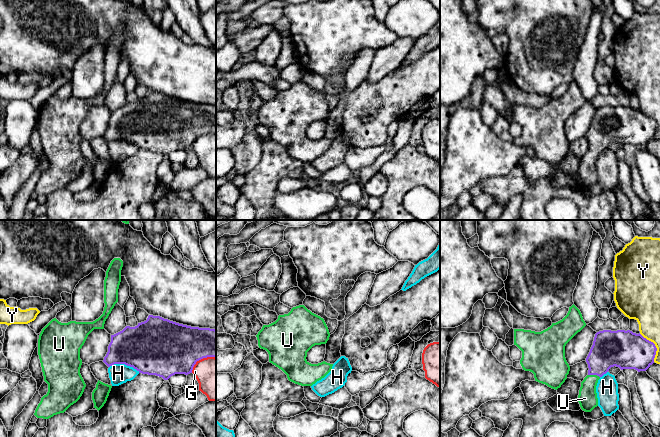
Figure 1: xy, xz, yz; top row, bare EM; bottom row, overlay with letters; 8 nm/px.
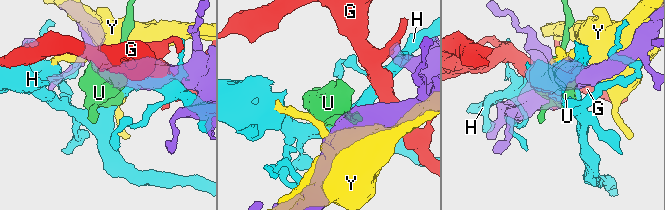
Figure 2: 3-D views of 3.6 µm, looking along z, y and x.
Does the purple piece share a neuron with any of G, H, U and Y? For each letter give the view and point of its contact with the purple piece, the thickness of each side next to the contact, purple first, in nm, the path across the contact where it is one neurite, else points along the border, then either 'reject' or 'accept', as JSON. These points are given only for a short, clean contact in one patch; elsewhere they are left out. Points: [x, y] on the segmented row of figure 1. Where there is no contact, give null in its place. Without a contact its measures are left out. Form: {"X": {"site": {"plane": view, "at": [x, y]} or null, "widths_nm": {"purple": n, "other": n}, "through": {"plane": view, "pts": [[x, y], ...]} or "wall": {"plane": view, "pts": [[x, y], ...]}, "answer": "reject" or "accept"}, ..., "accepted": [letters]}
{"G": {"site": {"plane": "xy", "at": [200, 359]}, "widths_nm": {"purple": 420, "other": 300}, "answer": "reject"}, "H": {"site": {"plane": "xy", "at": [124, 363]}, "widths_nm": {"purple": 420, "other": 160}, "answer": "reject"}, "U": {"site": {"plane": "yz", "at": [594, 374]}, "widths_nm": {"purple": 280, "other": 160}, "through": {"plane": "yz", "pts": [[610, 348], [599, 360], [594, 374], [588, 385], [587, 398]]}, "answer": "accept"}, "Y": {"site": {"plane": "yz", "at": [654, 345]}, "widths_nm": {"purple": 300, "other": 190}, "answer": "reject"}, "accepted": ["U"]}

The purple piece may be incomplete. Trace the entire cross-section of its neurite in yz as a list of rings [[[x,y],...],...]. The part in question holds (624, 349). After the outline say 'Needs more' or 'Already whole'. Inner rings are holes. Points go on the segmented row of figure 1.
[[[603,330],[595,334],[593,345],[586,358],[588,375],[581,382],[578,395],[580,407],[591,412],[598,406],[596,386],[598,380],[611,367],[646,371],[653,363],[657,348],[640,333],[630,330]]]. Needs more

